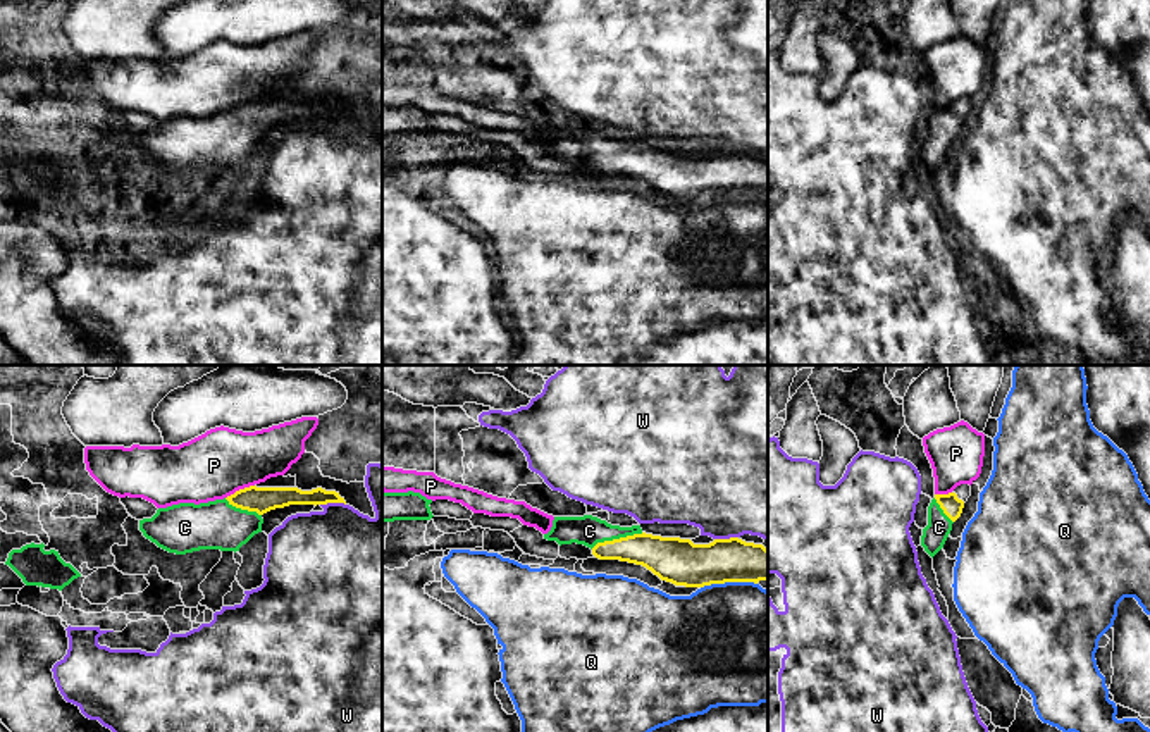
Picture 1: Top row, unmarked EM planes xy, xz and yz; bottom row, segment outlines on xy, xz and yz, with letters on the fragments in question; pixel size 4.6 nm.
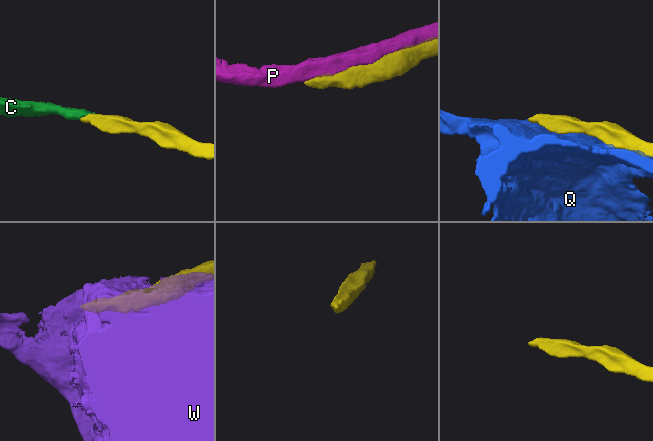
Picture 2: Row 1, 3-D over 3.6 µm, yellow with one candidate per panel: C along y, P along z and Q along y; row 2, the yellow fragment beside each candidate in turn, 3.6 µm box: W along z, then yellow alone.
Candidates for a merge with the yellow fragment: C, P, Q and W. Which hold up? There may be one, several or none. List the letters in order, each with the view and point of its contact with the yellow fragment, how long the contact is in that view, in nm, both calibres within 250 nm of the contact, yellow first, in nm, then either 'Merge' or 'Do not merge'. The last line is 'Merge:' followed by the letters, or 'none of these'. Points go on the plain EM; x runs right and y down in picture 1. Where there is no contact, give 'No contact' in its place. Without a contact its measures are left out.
C: Touches yellow at xz (617, 154). Shared border 260 nm. Thickness 190 nm (yellow) against 140 nm. Merge
P: Touches yellow at xy (240, 104). Shared border 150 nm. Thickness 120 nm (yellow) against 320 nm. Do not merge
Q: Touches yellow at xz (729, 195). Shared border 260 nm. Thickness 220 nm (yellow) against 480 nm. Do not merge
W: Touches yellow at xy (333, 116). Shared border 120 nm. Thickness 100 nm (yellow) against 440 nm. Do not merge
Merge: C

